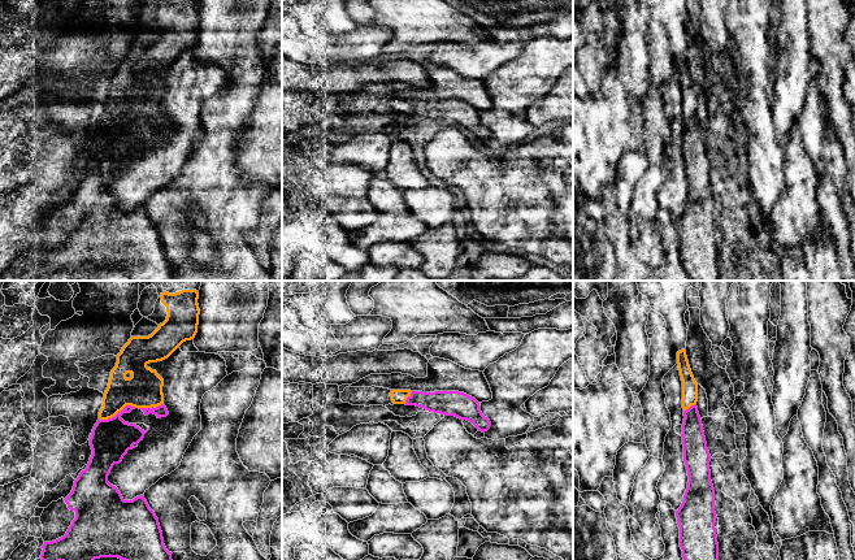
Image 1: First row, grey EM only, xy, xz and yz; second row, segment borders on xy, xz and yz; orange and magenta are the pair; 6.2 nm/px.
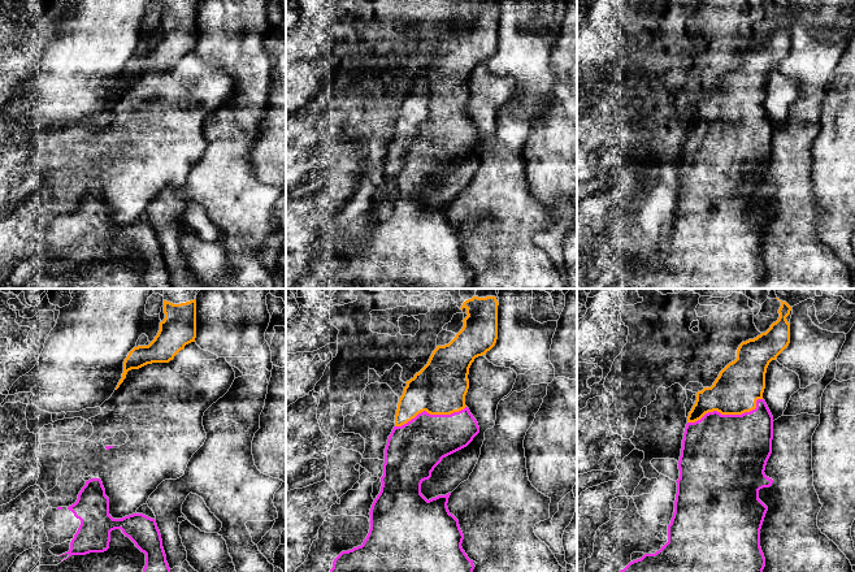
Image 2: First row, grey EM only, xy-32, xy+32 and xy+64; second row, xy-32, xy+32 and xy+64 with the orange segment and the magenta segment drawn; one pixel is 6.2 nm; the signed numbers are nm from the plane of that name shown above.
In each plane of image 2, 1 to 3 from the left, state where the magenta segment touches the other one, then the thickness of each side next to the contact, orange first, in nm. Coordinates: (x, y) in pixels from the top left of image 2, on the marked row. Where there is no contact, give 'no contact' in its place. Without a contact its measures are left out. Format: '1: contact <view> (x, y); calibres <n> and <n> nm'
1: no contact
2: contact xy+32 (430, 414); calibres 320 and 340 nm
3: contact xy+64 (727, 414); calibres 280 and 500 nm

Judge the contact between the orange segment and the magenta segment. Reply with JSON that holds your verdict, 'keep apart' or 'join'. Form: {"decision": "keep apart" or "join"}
{"decision": "join"}

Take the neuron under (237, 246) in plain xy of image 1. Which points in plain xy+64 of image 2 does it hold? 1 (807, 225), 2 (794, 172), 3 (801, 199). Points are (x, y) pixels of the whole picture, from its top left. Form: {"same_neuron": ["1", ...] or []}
{"same_neuron": ["1", "2", "3"]}

